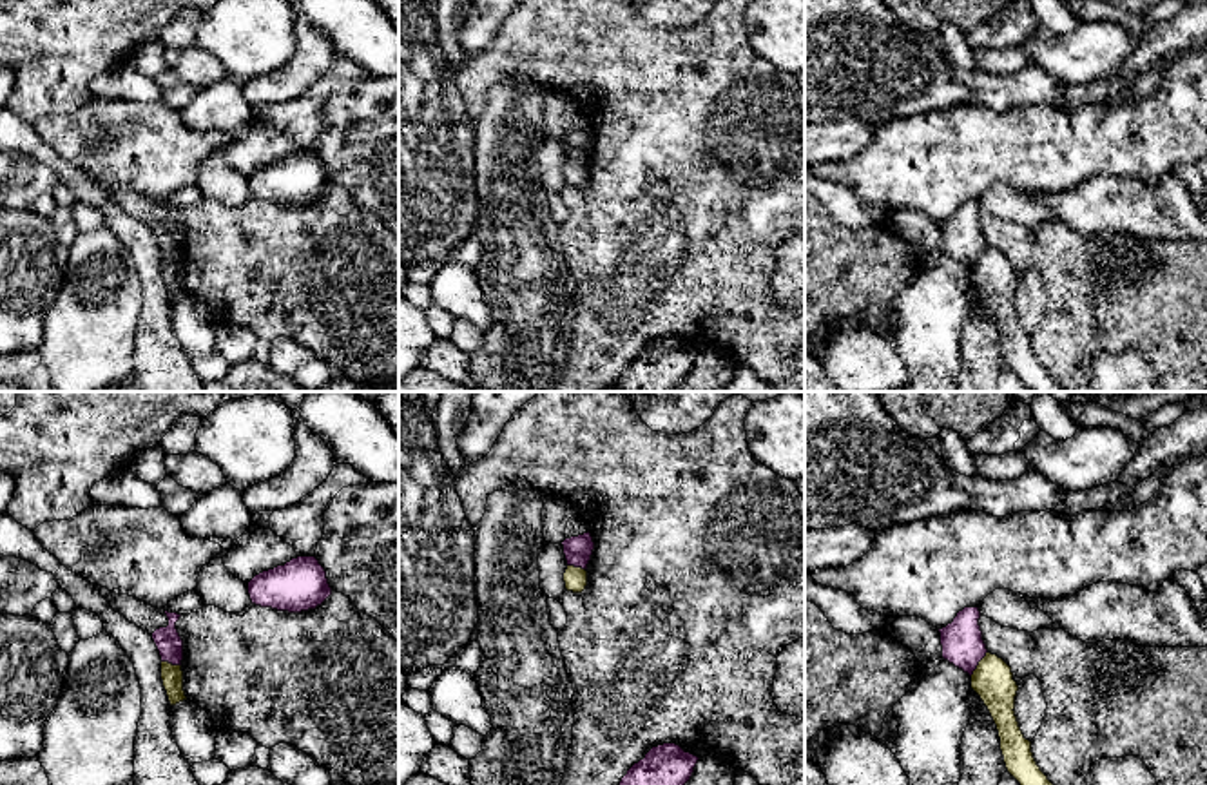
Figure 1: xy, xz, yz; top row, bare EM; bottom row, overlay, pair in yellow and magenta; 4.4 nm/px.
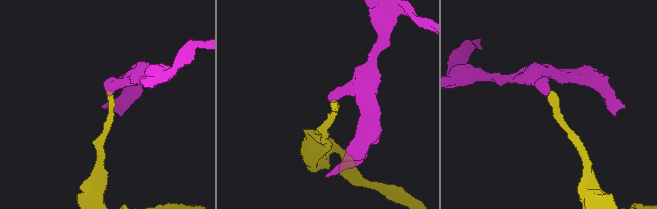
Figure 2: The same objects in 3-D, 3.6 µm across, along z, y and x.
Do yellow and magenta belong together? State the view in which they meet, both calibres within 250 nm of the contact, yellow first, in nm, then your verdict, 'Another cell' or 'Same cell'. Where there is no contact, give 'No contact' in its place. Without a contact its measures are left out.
Touches yellow in yz. Thickness 180 nm (yellow) against 190 nm. Another cell

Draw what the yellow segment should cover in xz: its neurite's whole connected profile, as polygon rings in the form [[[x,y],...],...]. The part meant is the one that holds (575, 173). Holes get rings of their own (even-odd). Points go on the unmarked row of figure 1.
[[[567,160],[564,176],[567,185],[582,187],[587,179],[587,165],[582,161]]]

